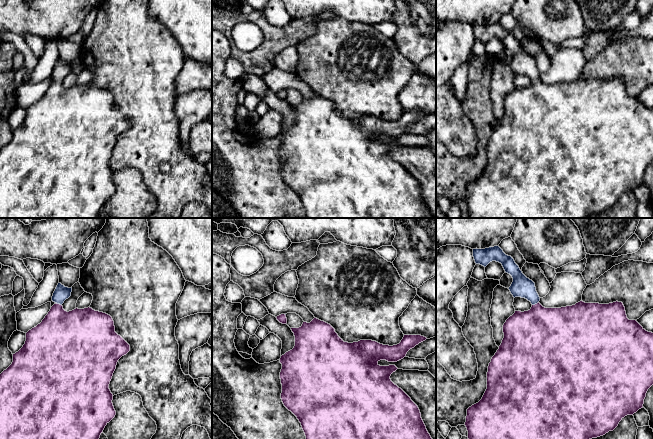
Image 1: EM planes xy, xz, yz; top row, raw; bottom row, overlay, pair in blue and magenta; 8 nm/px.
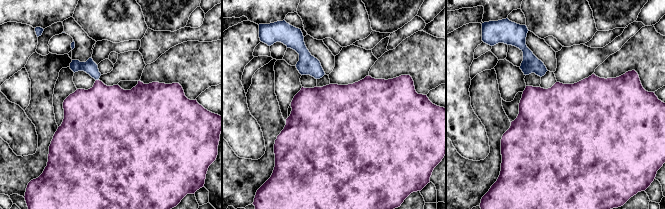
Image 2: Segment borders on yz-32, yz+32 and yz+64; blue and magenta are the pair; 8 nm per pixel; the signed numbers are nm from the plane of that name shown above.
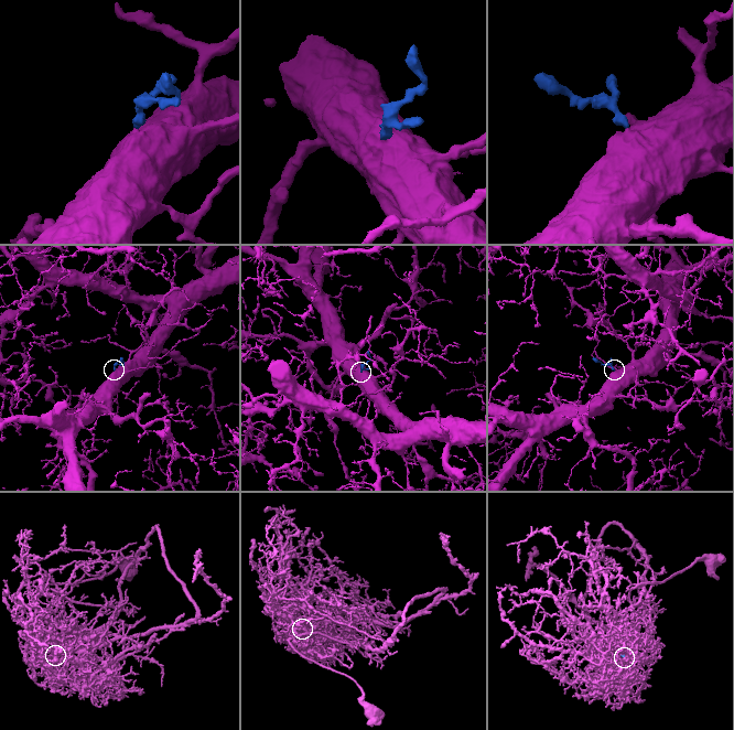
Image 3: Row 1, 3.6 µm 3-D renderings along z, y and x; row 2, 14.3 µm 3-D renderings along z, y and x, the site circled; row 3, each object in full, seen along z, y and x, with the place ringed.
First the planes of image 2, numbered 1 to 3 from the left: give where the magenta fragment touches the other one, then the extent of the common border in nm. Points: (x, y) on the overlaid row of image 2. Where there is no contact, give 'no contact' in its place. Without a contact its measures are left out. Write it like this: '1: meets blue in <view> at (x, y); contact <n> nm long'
1: meets blue in yz-32 at (97, 79); contact 30 nm long
2: no contact
3: no contact

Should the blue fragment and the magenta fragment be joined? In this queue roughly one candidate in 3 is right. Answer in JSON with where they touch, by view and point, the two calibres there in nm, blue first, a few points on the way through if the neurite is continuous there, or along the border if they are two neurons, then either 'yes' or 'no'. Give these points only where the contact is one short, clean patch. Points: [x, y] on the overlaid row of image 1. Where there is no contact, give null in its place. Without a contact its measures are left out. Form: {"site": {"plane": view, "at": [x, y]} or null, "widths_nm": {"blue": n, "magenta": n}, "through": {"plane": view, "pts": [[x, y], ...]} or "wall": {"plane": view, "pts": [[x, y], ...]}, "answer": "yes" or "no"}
{"site": {"plane": "yz", "at": [535, 303]}, "widths_nm": {"blue": 170, "magenta": 420}, "through": {"plane": "yz", "pts": [[523, 287], [534, 298], [535, 303], [540, 333]]}, "answer": "yes"}

